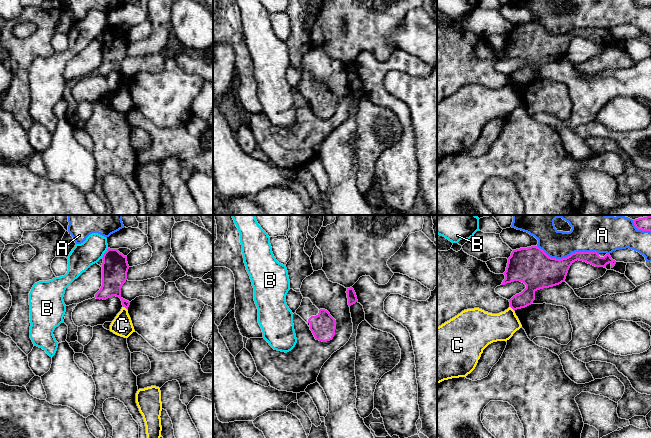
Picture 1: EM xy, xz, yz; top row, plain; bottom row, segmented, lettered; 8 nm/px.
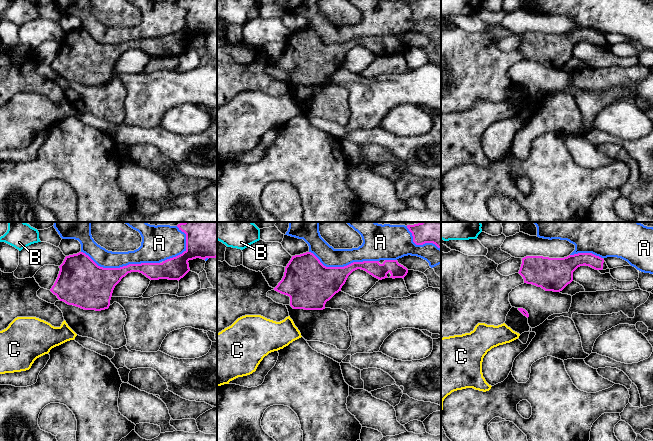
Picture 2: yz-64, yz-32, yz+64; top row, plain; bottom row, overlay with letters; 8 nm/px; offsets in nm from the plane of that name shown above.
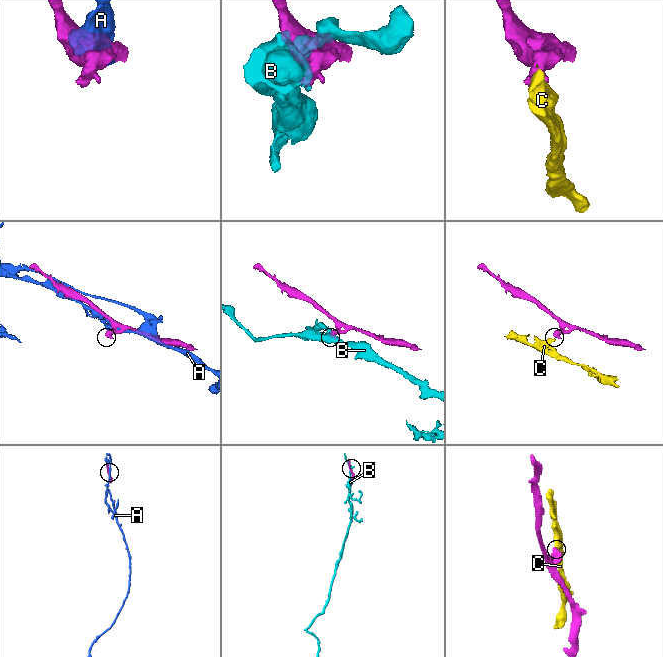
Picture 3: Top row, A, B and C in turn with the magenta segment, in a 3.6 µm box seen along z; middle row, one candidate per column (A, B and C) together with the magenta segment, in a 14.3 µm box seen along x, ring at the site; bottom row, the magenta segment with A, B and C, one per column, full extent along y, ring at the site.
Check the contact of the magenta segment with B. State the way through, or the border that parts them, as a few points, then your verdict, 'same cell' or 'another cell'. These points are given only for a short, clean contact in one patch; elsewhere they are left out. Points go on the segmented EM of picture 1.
along xy (108, 248), (101, 257) | another cell

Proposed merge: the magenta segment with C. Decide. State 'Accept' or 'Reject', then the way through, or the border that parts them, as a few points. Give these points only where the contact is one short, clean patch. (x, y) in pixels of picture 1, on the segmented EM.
Reject. Boundary: yz (510, 306), (514, 311)

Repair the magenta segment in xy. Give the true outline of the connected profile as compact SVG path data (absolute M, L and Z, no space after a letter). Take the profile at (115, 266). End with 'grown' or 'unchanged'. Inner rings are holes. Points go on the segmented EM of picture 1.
M108 248L102 259L102 286L94 298L106 300L116 296L121 299L123 307L128 309L130 302L121 297L121 287L127 280L129 269L127 256L118 249Z; unchanged

